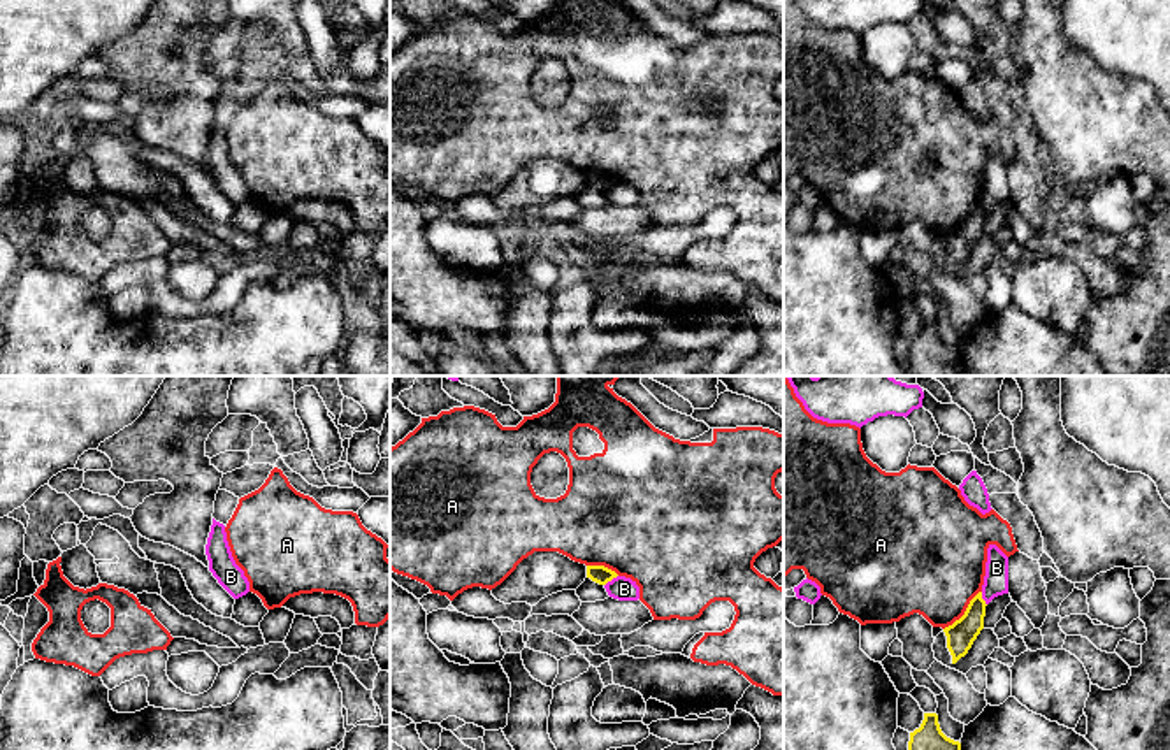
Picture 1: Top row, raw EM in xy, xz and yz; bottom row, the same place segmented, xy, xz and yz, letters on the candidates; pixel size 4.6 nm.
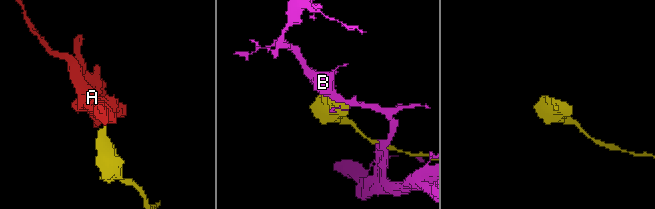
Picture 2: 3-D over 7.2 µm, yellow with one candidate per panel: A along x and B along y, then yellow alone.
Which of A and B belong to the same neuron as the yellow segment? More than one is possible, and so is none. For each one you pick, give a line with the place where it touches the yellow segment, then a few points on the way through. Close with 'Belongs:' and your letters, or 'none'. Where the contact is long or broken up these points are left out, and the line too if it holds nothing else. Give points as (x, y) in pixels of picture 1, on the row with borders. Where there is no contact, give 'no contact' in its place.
Belongs: none

